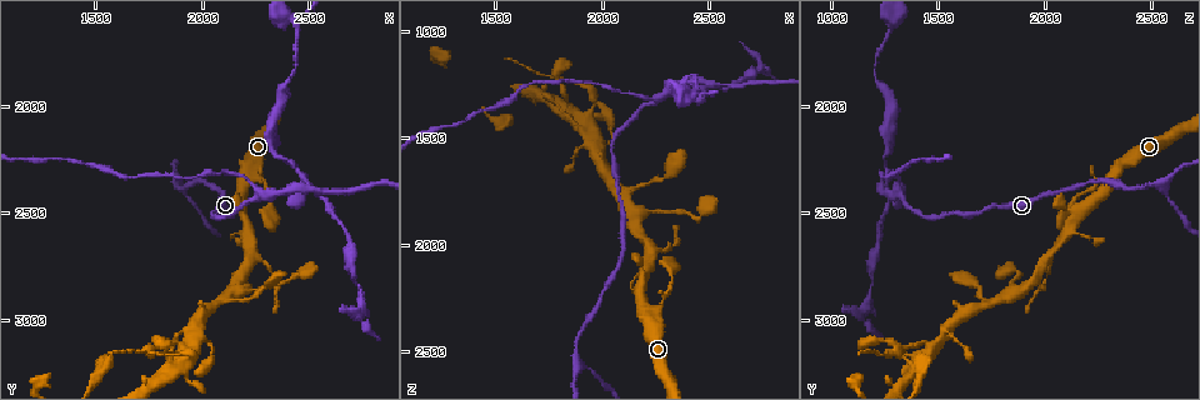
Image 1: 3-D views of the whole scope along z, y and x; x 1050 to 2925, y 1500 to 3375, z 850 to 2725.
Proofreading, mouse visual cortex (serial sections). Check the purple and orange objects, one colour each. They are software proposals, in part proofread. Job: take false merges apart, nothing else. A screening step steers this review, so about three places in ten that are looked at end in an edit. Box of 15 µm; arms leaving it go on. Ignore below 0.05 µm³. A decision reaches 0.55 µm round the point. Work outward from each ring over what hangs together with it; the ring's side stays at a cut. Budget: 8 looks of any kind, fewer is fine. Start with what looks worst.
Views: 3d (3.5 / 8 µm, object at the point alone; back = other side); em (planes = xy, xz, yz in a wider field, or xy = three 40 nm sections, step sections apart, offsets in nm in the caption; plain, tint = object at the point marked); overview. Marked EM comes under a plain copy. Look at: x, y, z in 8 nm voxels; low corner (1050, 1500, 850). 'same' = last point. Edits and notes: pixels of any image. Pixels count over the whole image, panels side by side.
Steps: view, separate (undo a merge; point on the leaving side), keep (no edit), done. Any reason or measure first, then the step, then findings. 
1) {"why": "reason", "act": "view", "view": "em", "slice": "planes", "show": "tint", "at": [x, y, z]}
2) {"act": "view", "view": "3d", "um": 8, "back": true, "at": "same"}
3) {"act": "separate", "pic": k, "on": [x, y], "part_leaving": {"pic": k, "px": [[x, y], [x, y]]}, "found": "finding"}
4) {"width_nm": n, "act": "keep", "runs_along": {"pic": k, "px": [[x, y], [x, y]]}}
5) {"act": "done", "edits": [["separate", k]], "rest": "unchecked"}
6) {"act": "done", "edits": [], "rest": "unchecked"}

{"why": "three arms meet", "act": "view", "view": "3d", "um": 3.5, "back": true, "at": [2250, 2410, 1320]}

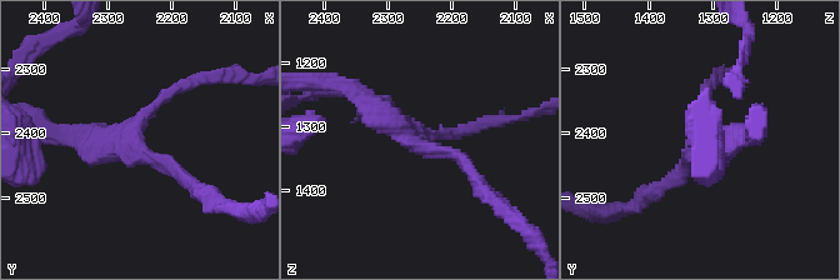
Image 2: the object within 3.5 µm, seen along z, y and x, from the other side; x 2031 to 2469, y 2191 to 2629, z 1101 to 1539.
{"act": "view", "view": "em", "slice": "xy", "step": 2, "show": "tint", "at": [2260, 2415, 1330]}

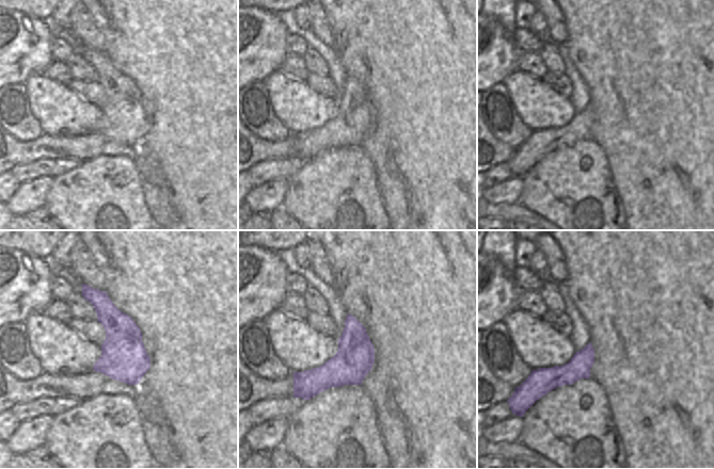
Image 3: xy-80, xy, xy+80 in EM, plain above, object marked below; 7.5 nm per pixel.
{"arm_widths_nm": [150, 200, 300], "act": "keep", "runs_along": {"pic": 2, "px": [[471, 176], [453, 154], [418, 148], [349, 90]]}, "found": "continuous, no second cell"}

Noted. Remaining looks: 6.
{"why": "sudden change in width", "act": "view", "view": "3d", "um": 3.5, "at": [2480, 2370, 1230]}

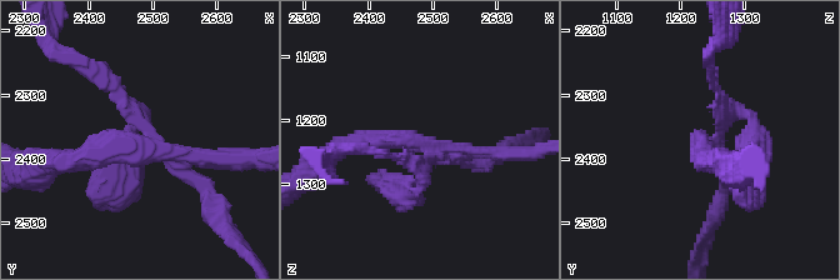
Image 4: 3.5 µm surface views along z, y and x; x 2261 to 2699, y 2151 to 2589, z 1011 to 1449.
{"why": "shape alone is not enough", "act": "view", "view": "em", "slice": "xy", "step": 3, "show": "tint", "at": [2485, 2375, 1235]}

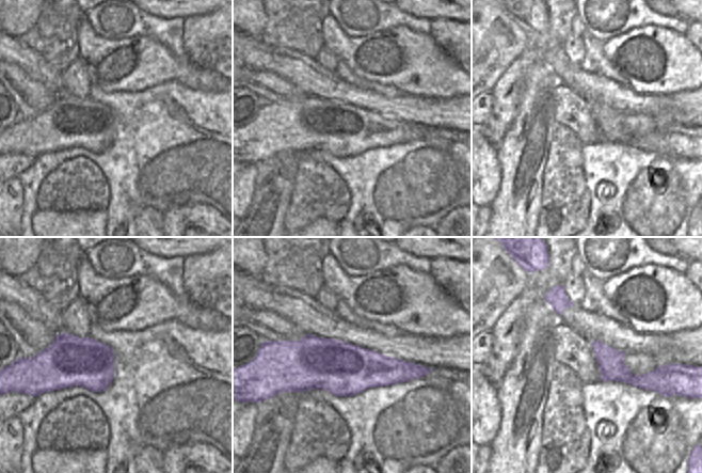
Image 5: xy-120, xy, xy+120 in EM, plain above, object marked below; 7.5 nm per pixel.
{"act": "separate", "pic": 4, "on": [118, 174], "border": {"pic": 5, "px": [[623, 363], [607, 372], [600, 365]]}, "found": "a second cell is stuck on"}

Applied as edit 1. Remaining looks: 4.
{"why": "looks like a crossing", "act": "view", "view": "3d", "um": 3.5, "at": [1970, 3080, 1530]}

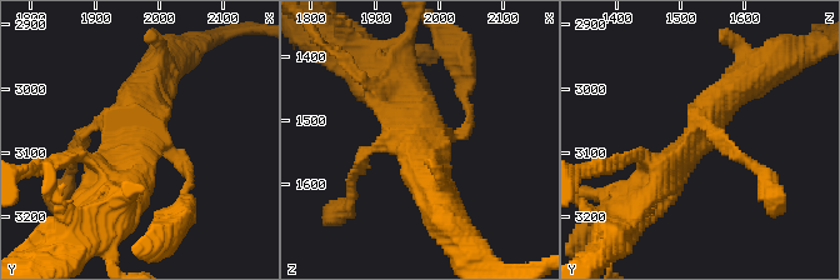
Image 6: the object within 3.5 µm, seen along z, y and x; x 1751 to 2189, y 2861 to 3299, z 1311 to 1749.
{"why": "need the tissue", "act": "view", "view": "em", "slice": "xy", "step": 3, "show": "tint", "at": [1965, 3085, 1525]}

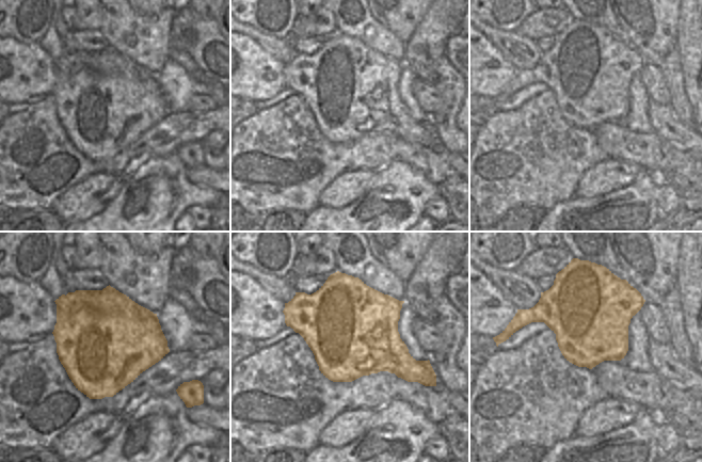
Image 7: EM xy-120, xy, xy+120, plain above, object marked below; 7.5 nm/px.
{"act": "keep", "runs_along": {"pic": 6, "px": [[746, 79], [638, 201]]}, "found": "continuous, no second cell"}

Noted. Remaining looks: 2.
{"act": "done", "edits": [["separate", 4]], "rest": "unchecked"}

